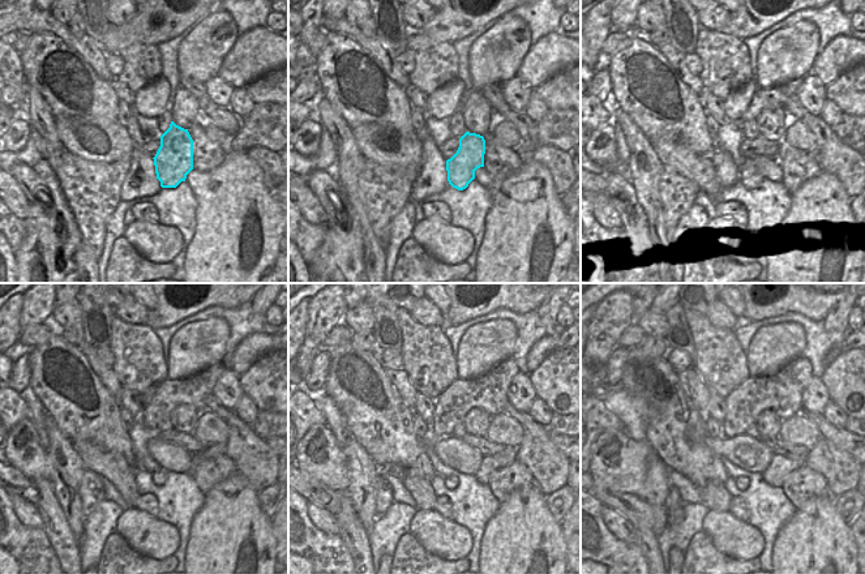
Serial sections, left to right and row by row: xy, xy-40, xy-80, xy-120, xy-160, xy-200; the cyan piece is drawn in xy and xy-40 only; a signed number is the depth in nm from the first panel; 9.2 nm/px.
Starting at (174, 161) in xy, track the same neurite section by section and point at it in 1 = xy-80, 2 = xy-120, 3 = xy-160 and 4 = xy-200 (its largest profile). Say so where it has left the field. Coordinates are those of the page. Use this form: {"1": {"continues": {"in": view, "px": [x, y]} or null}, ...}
{"1": {"continues": {"in": "xy-80", "px": [750, 178]}}, "2": {"continues": {"in": "xy-120", "px": [158, 478]}}, "3": {"continues": {"in": "xy-160", "px": [450, 482]}}, "4": {"continues": {"in": "xy-200", "px": [741, 483]}}}

